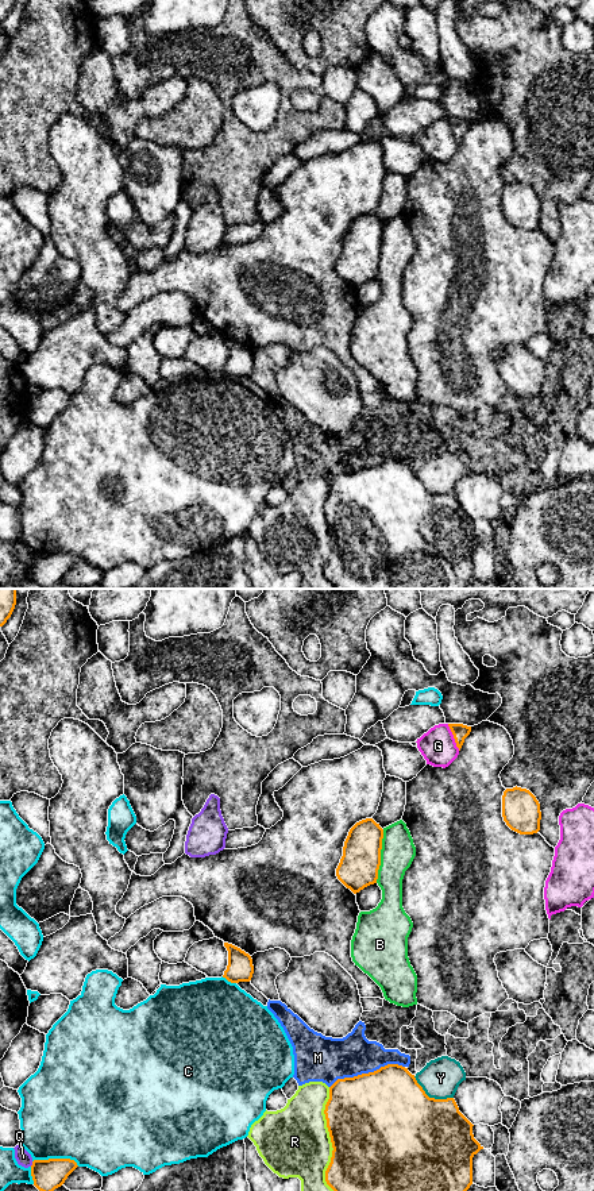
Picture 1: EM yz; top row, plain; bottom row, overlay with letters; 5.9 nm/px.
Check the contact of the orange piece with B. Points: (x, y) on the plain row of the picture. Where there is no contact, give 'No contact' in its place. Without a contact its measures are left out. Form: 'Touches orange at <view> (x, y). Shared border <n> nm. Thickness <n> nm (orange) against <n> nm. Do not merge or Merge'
Touches orange at yz (380, 251). Shared border 320 nm. Thickness 240 nm (orange) against 200 nm. Do not merge

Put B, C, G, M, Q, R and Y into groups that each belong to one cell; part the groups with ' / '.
B M / C / G / Q / R / Y

